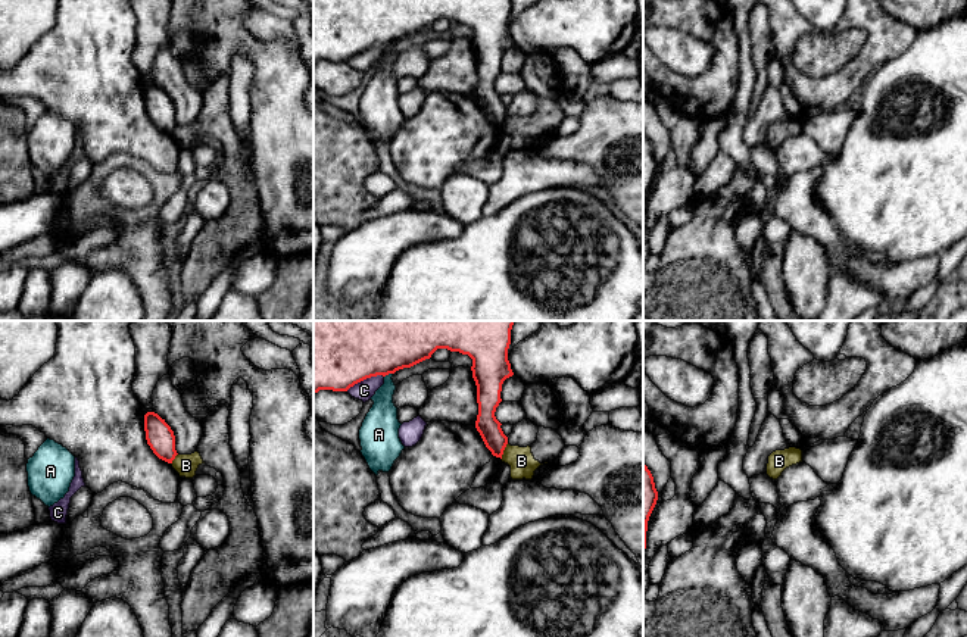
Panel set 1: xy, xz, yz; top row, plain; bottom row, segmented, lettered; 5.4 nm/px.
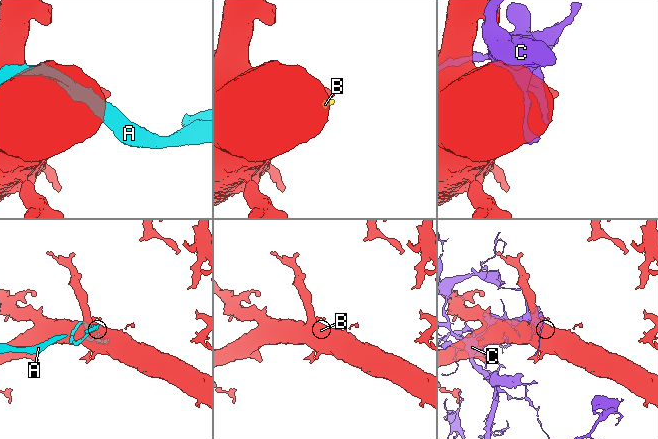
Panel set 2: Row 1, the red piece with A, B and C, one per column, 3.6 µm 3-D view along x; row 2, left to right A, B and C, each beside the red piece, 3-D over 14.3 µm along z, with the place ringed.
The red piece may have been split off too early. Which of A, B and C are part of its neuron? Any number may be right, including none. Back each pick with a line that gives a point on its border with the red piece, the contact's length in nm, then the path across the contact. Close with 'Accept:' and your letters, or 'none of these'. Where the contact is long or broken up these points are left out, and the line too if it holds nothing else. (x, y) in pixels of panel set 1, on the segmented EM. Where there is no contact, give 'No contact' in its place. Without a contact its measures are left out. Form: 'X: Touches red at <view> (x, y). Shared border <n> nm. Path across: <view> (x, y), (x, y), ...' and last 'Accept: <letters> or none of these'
Accept: none of these

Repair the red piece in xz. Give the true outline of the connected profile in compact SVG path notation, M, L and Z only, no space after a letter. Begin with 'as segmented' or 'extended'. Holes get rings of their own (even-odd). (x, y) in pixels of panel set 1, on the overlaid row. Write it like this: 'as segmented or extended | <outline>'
as segmented | M314 321L314 396L319 390L347 391L377 375L394 374L430 359L437 349L468 355L477 385L478 415L475 428L493 456L500 458L508 437L495 412L502 384L512 377L508 360L511 330L515 321Z

